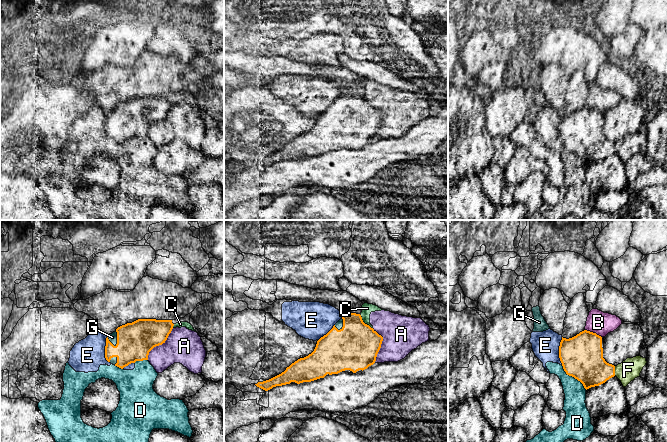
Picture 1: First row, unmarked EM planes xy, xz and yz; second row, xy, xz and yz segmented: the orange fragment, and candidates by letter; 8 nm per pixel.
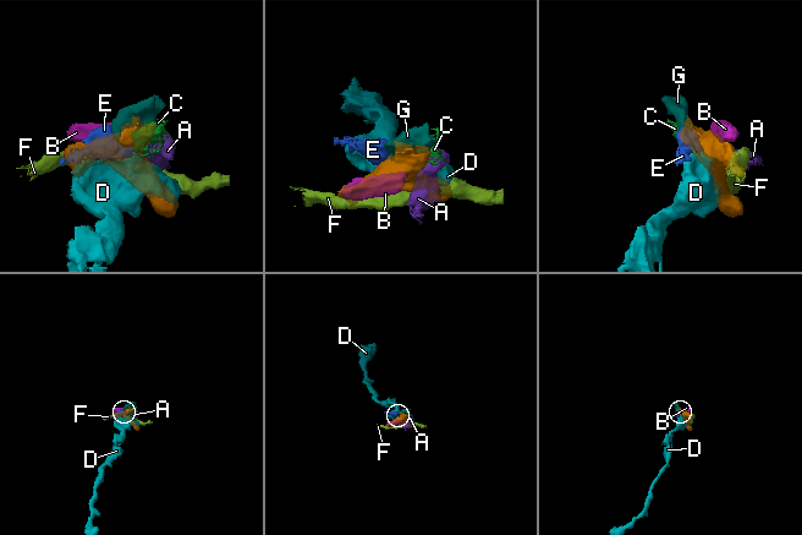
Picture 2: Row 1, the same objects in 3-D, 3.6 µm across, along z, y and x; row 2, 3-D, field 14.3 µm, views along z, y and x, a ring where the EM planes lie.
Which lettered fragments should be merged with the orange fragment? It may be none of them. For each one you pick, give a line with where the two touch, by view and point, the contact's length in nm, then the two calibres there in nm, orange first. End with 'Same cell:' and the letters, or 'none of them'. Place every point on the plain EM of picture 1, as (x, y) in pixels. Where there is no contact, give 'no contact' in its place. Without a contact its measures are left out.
G: contact xy (117, 115); length 130 nm; calibres 300 and 70 nm
Same cell: G

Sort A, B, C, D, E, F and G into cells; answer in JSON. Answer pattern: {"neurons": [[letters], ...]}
{"neurons": [["A", "C"], ["B"], ["D", "E"], ["F"], ["G"]]}

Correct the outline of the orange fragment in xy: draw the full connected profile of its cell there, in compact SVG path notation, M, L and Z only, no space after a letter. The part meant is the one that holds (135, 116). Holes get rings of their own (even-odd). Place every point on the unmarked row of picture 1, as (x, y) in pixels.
M138 95L116 105L106 114L105 134L123 145L136 137L148 136L149 128L167 116L172 96Z

